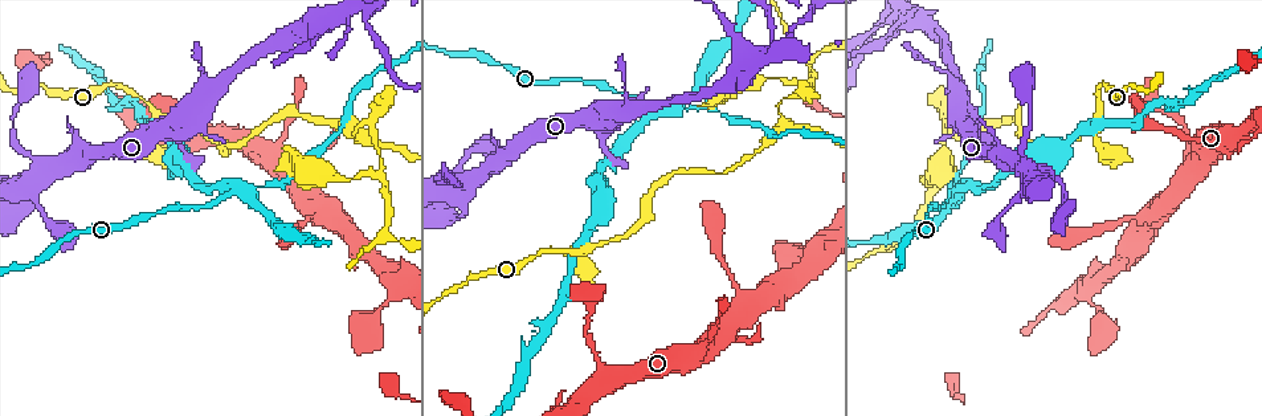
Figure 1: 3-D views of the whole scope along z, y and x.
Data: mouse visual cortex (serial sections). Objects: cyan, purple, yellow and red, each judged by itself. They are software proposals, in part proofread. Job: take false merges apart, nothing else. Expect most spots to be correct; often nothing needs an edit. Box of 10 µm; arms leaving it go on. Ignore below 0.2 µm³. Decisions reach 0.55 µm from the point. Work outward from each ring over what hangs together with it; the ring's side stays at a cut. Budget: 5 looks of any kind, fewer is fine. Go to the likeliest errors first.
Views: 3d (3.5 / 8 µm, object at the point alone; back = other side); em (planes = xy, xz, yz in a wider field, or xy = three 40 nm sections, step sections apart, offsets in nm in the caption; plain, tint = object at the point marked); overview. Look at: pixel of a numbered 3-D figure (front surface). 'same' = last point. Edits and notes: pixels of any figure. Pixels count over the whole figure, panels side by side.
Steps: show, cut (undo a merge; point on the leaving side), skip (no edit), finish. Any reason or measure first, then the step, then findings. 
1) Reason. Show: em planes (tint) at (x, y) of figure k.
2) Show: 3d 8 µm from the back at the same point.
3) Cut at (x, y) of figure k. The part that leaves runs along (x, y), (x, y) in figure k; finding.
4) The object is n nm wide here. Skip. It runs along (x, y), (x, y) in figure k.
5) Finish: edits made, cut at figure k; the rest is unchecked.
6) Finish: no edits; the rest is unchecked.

Four or more arms meet. Show: 3d 3.5 µm at (237, 189) of figure 1.

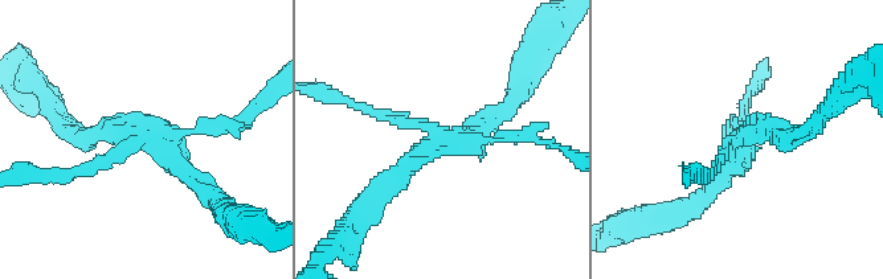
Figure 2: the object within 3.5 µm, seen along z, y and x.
4 arms meet here; the arms are 150, 150, 200, 250 nm wide. Cut at (411, 171) of figure 2. The part that leaves runs along (437, 138), (352, 222) in figure 2; a second cell is stuck on.

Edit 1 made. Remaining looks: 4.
Redraw. Show: overview.

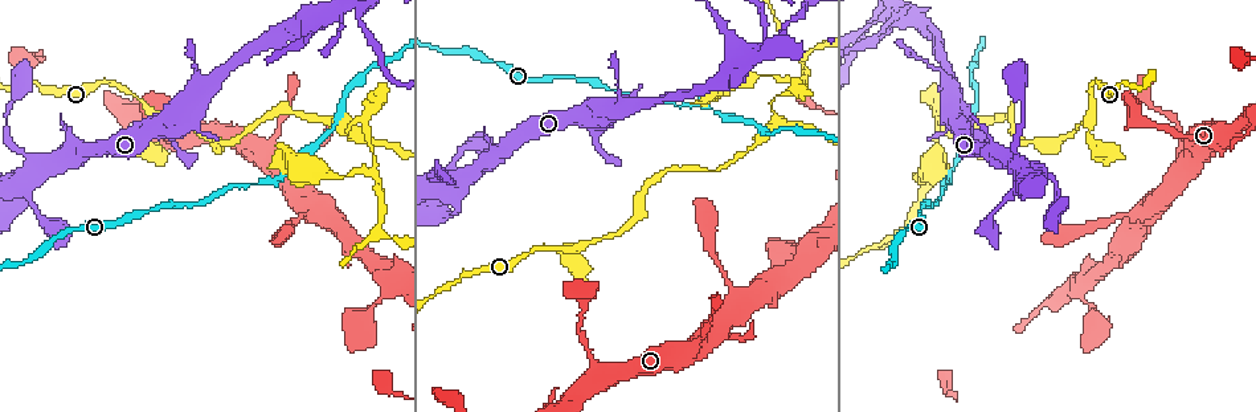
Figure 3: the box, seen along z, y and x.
Abrupt turn. Show: 3d 3.5 µm at (785, 91) of figure 3.

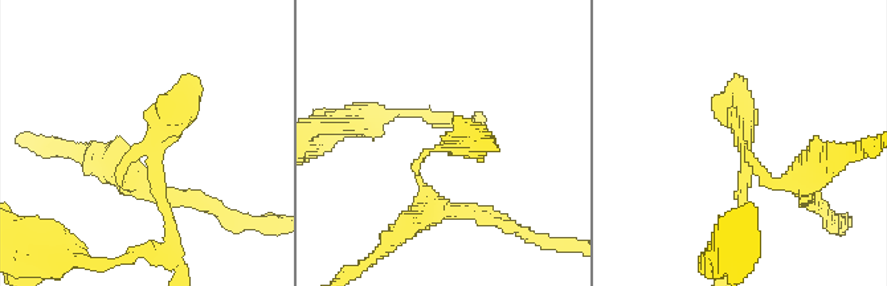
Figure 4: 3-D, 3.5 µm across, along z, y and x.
Need the tissue. Show: em xy step 3 (tint) at (446, 145) of figure 4.

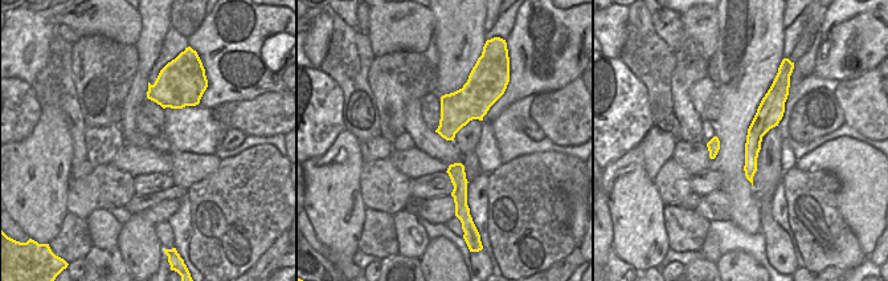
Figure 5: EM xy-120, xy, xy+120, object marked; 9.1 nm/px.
Cut at (743, 203) of figure 4. A second cell is stuck on.

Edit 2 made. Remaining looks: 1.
Finish: edits made, cut at figure 2, cut at figure 4; the rest is unchecked.

